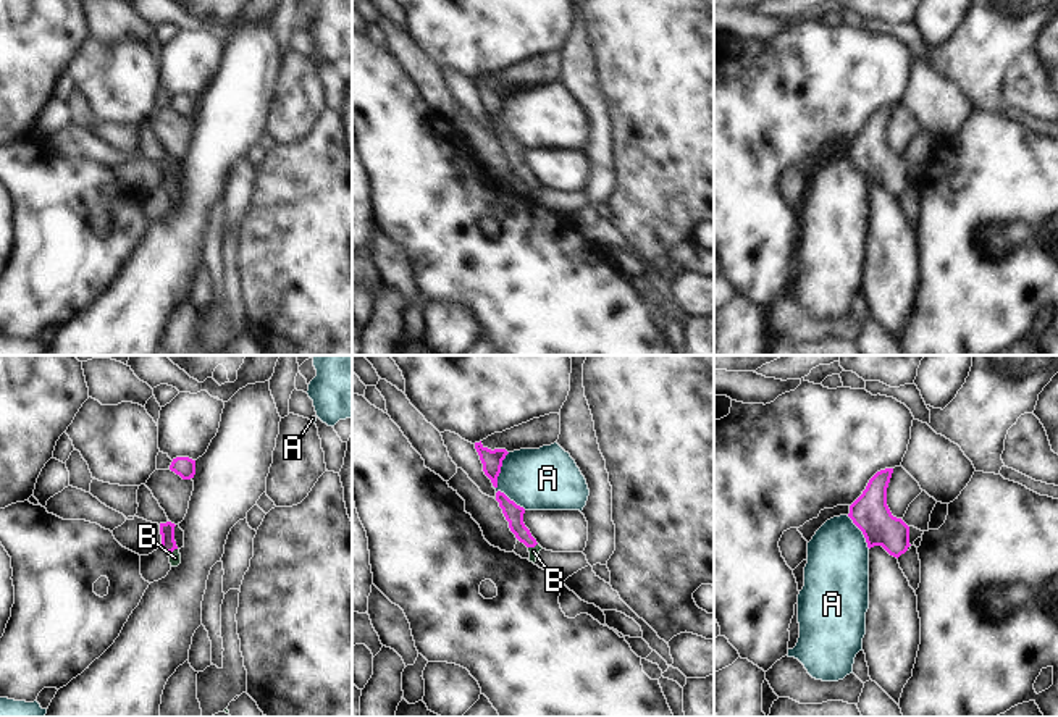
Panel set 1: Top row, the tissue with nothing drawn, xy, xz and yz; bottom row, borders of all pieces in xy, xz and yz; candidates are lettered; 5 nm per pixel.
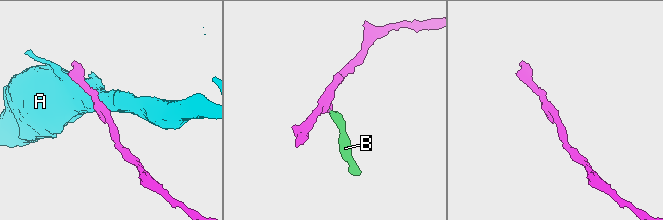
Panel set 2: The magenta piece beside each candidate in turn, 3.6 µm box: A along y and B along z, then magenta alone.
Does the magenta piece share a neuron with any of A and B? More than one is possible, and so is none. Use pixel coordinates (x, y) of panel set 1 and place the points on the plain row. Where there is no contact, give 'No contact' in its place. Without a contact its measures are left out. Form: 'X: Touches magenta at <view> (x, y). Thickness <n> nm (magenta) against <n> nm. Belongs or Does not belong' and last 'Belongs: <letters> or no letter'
A: Touches magenta at xz (496, 123). Thickness 100 nm (magenta) against 320 nm. Does not belong
B: Touches magenta at xy (172, 189). Thickness 80 nm (magenta) against 60 nm. Belongs
Belongs: B.

